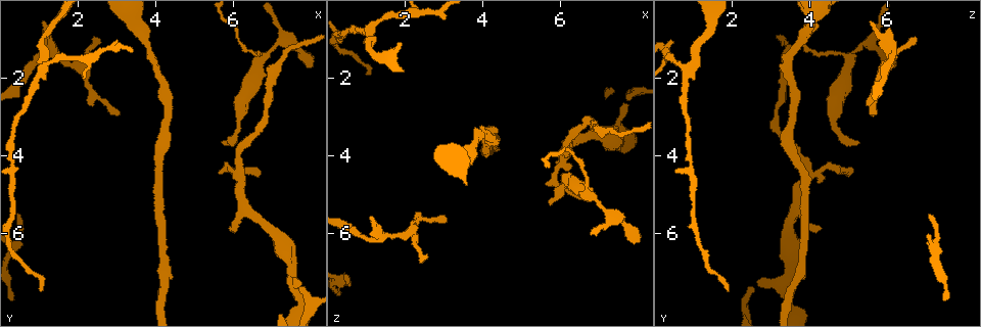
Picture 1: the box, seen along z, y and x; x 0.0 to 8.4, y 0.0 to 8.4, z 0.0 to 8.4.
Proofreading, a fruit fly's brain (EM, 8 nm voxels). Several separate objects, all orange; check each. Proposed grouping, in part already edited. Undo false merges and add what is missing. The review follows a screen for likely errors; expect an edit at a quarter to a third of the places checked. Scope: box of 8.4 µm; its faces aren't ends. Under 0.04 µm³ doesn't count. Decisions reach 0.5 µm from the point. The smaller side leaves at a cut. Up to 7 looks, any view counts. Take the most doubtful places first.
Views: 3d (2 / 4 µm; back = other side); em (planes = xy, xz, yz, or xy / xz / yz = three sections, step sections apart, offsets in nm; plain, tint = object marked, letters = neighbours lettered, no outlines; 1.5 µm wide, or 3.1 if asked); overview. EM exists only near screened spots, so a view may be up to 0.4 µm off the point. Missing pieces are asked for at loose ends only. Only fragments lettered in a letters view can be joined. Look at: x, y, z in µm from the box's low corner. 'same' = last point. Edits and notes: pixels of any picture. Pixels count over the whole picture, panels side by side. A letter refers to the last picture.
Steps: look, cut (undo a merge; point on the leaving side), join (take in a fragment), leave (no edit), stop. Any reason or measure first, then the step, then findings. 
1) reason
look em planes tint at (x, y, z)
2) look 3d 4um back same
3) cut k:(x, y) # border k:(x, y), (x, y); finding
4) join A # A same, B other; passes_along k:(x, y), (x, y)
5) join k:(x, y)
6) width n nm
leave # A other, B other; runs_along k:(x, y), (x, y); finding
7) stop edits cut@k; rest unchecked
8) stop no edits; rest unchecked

thin end
look em planes letters at (2.40, 1.00, 6.80)

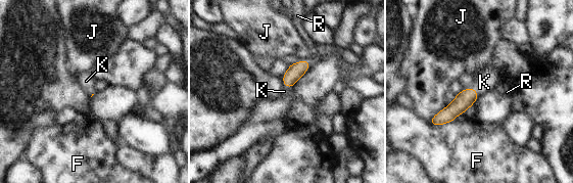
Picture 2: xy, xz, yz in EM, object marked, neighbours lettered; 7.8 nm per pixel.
join K # F other, J other, K same, R other; passes_along 2:(466, 98), (475, 91), (484, 82); the neuron continues

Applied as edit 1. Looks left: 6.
branch stops here
look em planes tint at (5.70, 3.65, 5.25)

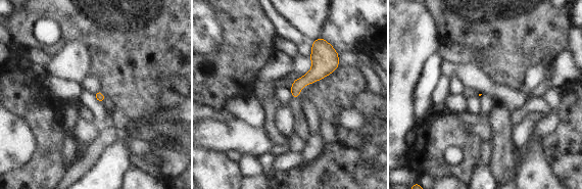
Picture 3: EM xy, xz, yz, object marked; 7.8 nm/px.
see the neighbours
look em planes letters same

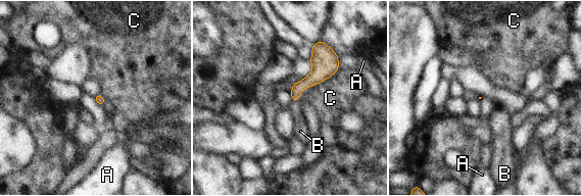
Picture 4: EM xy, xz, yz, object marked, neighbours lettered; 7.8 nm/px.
join B # A other, B same, C other; it goes on there

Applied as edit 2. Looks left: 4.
abrupt turn
look em xy step 8 letters at (6.15, 1.20, 3.85)

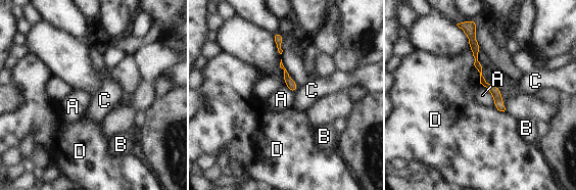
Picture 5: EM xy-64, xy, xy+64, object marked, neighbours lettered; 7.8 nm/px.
width 80 nm
leave # A other, B other, C other, D other; border 5:(480, 83), (491, 94), (493, 106); continuous, no second neuron

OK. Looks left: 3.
stop edits join@2, join@4; rest unchecked

